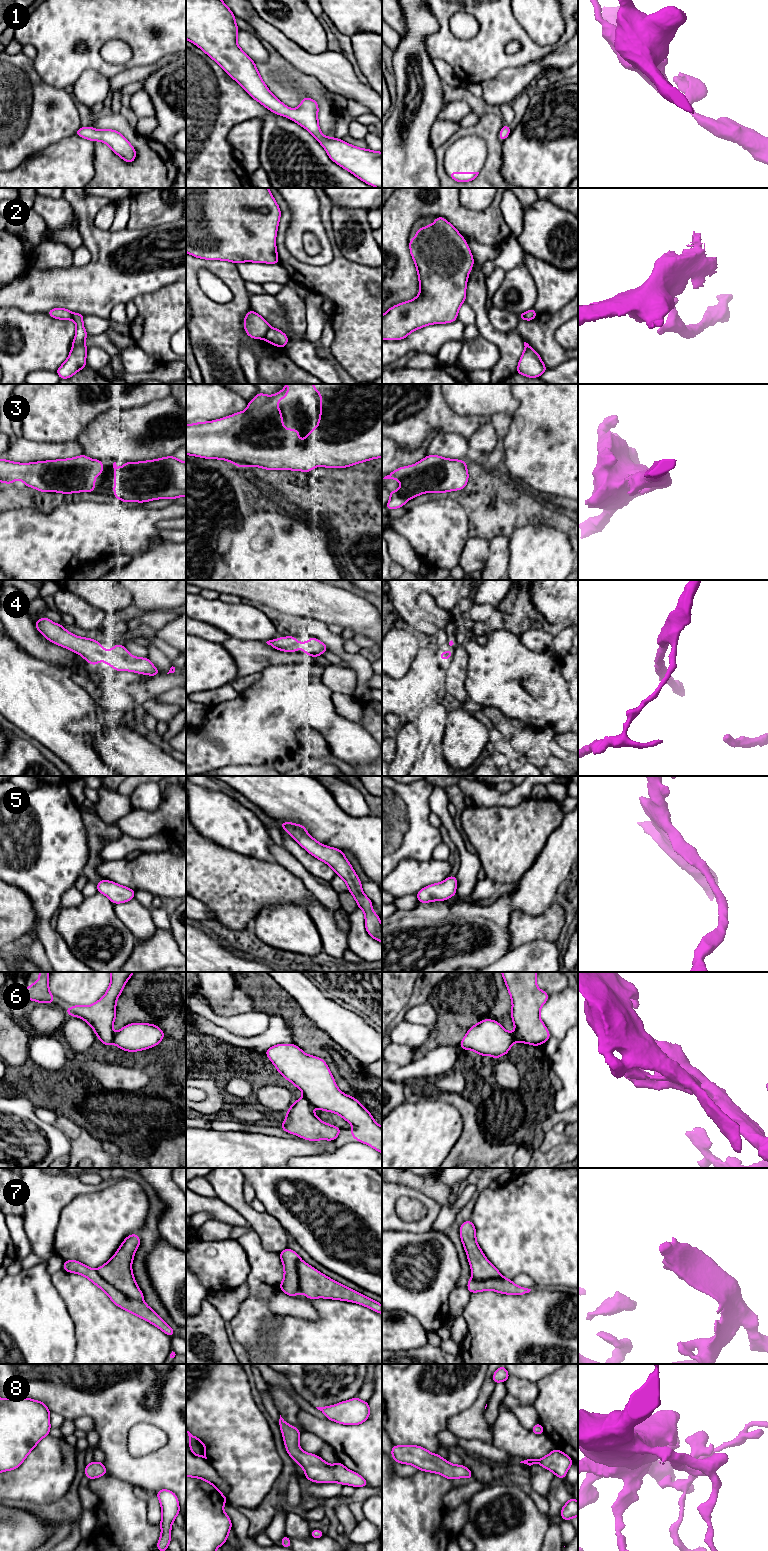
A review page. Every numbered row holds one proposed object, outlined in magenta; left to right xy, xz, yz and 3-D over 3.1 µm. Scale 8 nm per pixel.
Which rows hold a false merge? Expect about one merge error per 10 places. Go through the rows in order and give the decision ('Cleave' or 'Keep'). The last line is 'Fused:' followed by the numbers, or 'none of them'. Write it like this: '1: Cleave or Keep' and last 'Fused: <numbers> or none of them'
1: Keep
2: Cleave
3: Keep
4: Keep
5: Keep
6: Keep
7: Keep
8: Keep
Fused: 2

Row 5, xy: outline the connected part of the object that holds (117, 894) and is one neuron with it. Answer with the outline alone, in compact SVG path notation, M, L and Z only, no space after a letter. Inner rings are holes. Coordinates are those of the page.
M109 880L96 884L98 892L107 896L113 904L128 902L135 897L135 891Z

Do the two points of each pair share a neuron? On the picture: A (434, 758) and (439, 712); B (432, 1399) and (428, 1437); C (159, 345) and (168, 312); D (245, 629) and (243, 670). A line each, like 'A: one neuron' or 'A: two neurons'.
A: one neuron
B: one neuron
C: one neuron
D: two neurons

